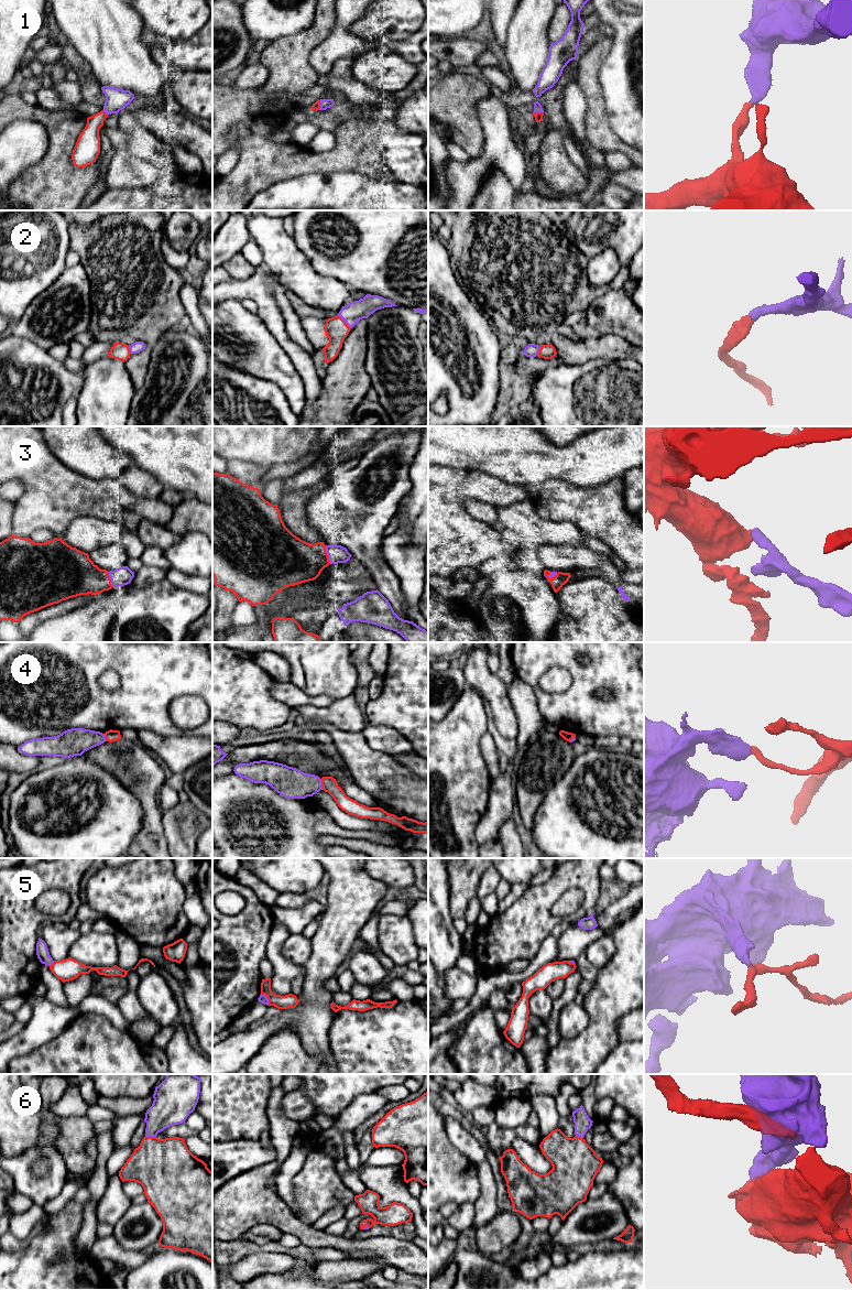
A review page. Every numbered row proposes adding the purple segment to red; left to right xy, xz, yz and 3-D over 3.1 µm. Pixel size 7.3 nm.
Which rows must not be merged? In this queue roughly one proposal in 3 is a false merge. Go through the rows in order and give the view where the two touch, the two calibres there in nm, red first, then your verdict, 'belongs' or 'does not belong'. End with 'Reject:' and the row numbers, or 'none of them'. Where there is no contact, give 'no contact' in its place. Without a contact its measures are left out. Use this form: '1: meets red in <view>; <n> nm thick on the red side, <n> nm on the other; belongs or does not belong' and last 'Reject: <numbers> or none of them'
1: meets red in yz; 60 nm thick on the red side, 60 nm on the other; belongs
2: meets red in xz; 170 nm thick on the red side, 150 nm on the other; belongs
3: meets red in xz; 320 nm thick on the red side, 130 nm on the other; belongs
4: meets red in xz; 120 nm thick on the red side, 220 nm on the other; does not belong
5: meets red in xz; 100 nm thick on the red side, 60 nm on the other; does not belong
6: meets red in xy; 440 nm thick on the red side, 240 nm on the other; belongs
Reject: 4, 5

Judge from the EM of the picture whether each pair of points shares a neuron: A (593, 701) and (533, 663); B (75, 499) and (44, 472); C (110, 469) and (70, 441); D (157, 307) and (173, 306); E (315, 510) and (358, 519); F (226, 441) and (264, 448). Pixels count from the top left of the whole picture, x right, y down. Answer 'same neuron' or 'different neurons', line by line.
A: same neuron
B: same neuron
C: same neuron
D: same neuron
E: same neuron
F: same neuron

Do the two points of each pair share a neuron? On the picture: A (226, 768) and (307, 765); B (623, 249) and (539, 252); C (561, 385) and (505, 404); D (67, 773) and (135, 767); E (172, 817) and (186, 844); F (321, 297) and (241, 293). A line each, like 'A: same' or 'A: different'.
A: same
B: different
C: different
D: different
E: same
F: different

